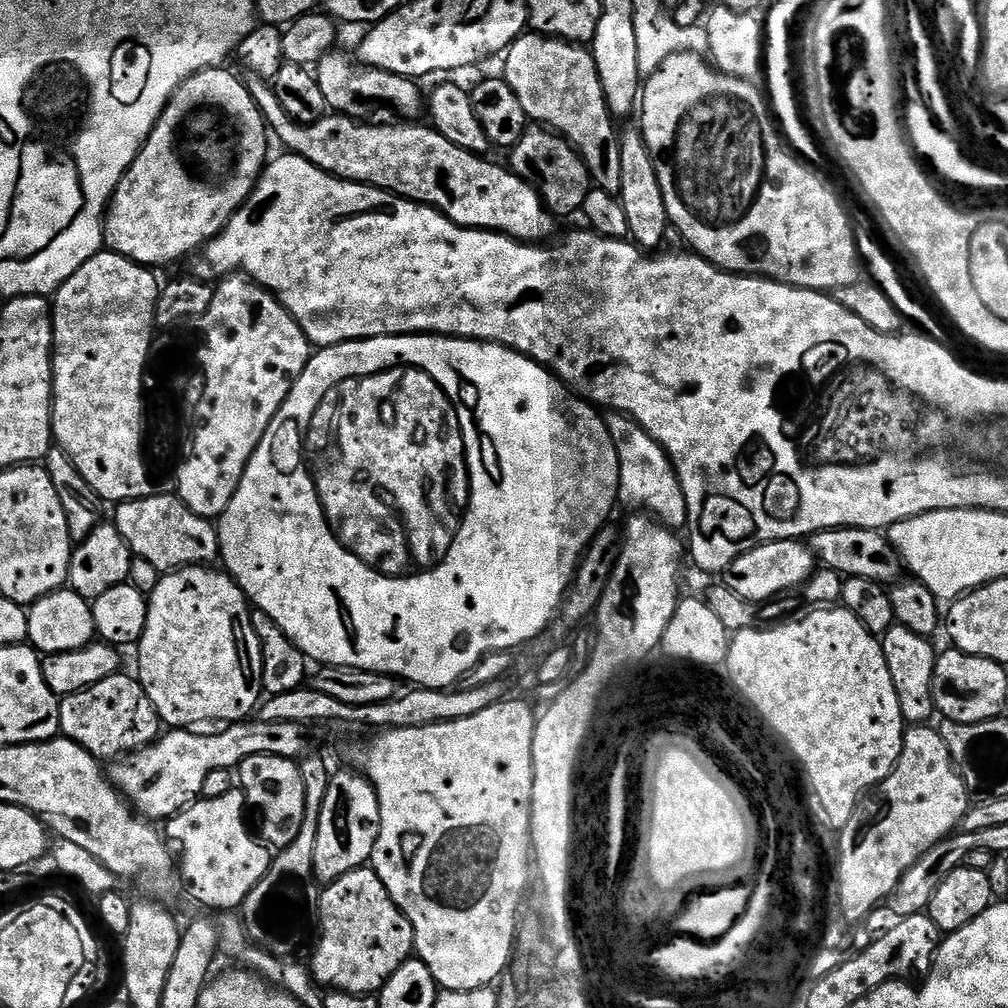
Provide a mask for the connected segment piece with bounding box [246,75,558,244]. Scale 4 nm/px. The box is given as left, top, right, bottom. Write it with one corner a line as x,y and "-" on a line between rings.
249,75
246,83
250,94
254,98
254,102
260,107
260,113
264,115
265,125
270,129
271,135
276,136
285,144
287,151
294,156
306,158
314,166
318,166
323,172
328,172
332,176
339,176
342,180
352,180
355,184
368,184
372,188
382,188
386,192
393,192
396,196
403,196
405,200
414,200
418,204
425,204
428,208
434,208
438,212
444,213
448,219
453,220
455,224
459,224
461,228
479,228
482,232
501,232
504,236
509,236
512,240
523,240
525,244
538,244
548,242
552,235
556,232
557,217
549,212
544,206
544,200
536,192
532,185
527,184
521,176
515,172
504,168
500,164
491,164
488,160
483,160
483,155
475,152
467,152
462,150
462,146
454,146
454,142
446,142
446,138
442,138
442,134
438,134
435,128
425,126
423,128
420,122
392,122
396,124
380,124
381,122
361,122
352,120
349,116
339,114
329,114
323,120
314,122
313,124
296,124
286,114
286,110
282,110
282,106
278,102
278,98
274,94
271,83
267,79
259,76

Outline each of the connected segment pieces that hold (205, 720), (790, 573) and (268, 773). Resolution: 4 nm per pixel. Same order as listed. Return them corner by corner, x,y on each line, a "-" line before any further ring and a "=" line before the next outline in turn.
177,568
161,575
158,586
148,596
146,630
138,645
140,657
134,672
161,721
172,730
192,730
200,726
196,724
212,724
215,720
221,720
219,723
224,726
247,721
265,695
262,650
258,634
254,634
250,601
227,571
217,568
=
775,540
769,544
750,550
730,565
726,573
726,583
738,598
748,600
757,606
763,600
772,600
779,592
799,589
817,567
818,561
809,545
800,540
=
251,756
246,758
238,769
238,788
244,793
249,809
257,808
264,821
258,828
258,836
269,849
279,850
290,846
302,830
302,822
308,807
306,790
297,761
287,760
281,756

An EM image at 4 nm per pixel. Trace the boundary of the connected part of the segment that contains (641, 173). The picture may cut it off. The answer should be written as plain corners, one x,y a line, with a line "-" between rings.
632,127
625,133
621,133
620,164
622,166
622,186
619,194
626,213
629,237
637,247
647,251
655,251
670,225
666,214
665,198
662,197
661,187
658,186
657,171
654,170
653,158
648,147
645,145
644,136
639,129

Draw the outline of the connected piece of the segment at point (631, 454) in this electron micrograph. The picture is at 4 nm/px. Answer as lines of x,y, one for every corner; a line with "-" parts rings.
612,414
607,417
606,427
612,445
618,450
620,463
620,494
621,505
632,508
628,510
643,510
647,515
657,519
666,528
680,530
687,525
688,507
686,498
682,494
682,486
678,482
676,472
667,454
662,450
638,422
628,416

